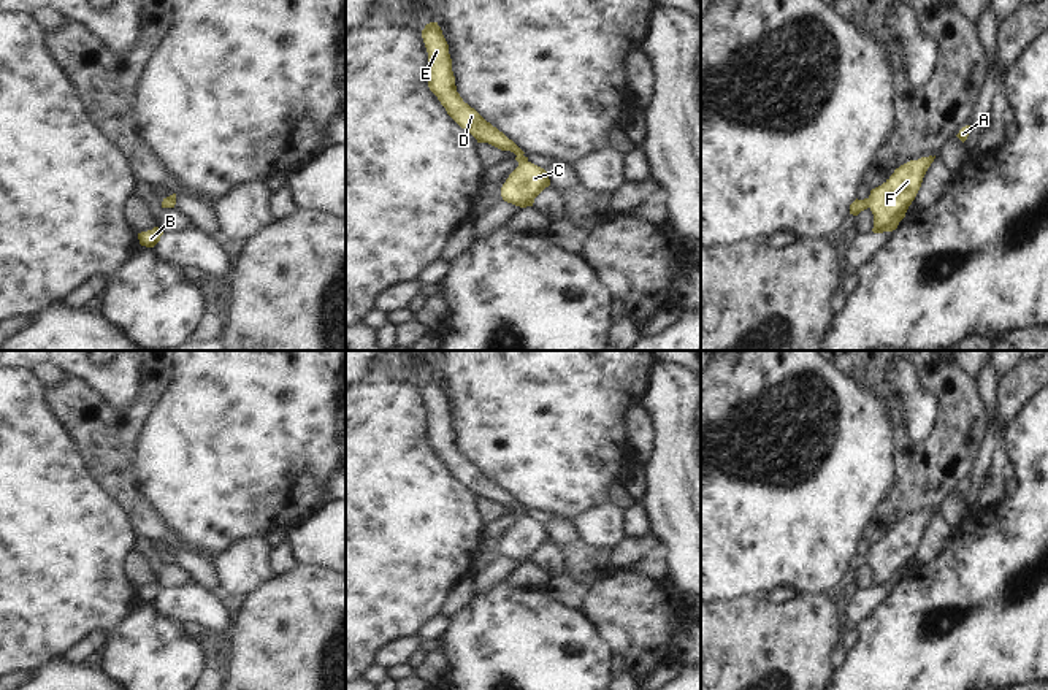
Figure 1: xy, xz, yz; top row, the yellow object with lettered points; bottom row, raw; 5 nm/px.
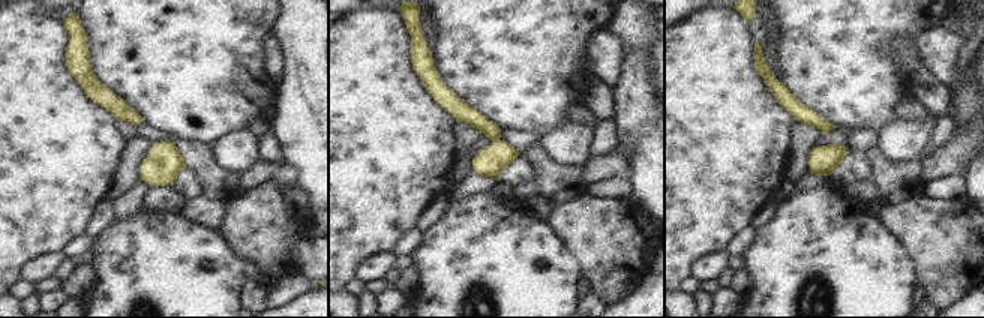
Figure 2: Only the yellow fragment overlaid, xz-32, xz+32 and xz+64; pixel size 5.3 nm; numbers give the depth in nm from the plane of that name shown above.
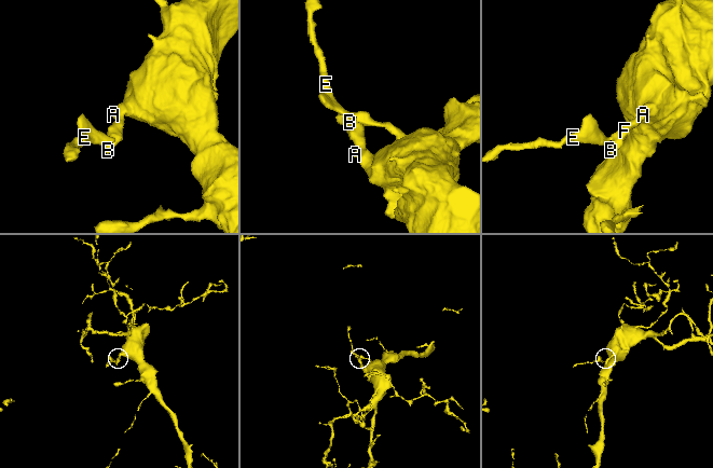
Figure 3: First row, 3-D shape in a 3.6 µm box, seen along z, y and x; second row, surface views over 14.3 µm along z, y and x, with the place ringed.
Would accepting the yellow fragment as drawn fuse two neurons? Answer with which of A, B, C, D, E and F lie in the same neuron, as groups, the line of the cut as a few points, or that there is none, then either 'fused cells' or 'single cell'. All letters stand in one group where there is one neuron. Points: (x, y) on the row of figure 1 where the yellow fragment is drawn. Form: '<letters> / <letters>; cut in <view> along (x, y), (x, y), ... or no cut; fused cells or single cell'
A B C D E F; no cut; single cell

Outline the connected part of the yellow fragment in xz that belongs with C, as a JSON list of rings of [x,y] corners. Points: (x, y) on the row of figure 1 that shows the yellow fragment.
[[[430,22],[422,30],[428,52],[428,87],[438,97],[447,114],[477,143],[488,143],[501,151],[511,151],[518,167],[501,187],[504,201],[520,208],[533,206],[534,198],[550,186],[547,171],[528,160],[523,151],[503,132],[487,122],[474,108],[463,102],[457,92],[449,44],[438,22]]]

